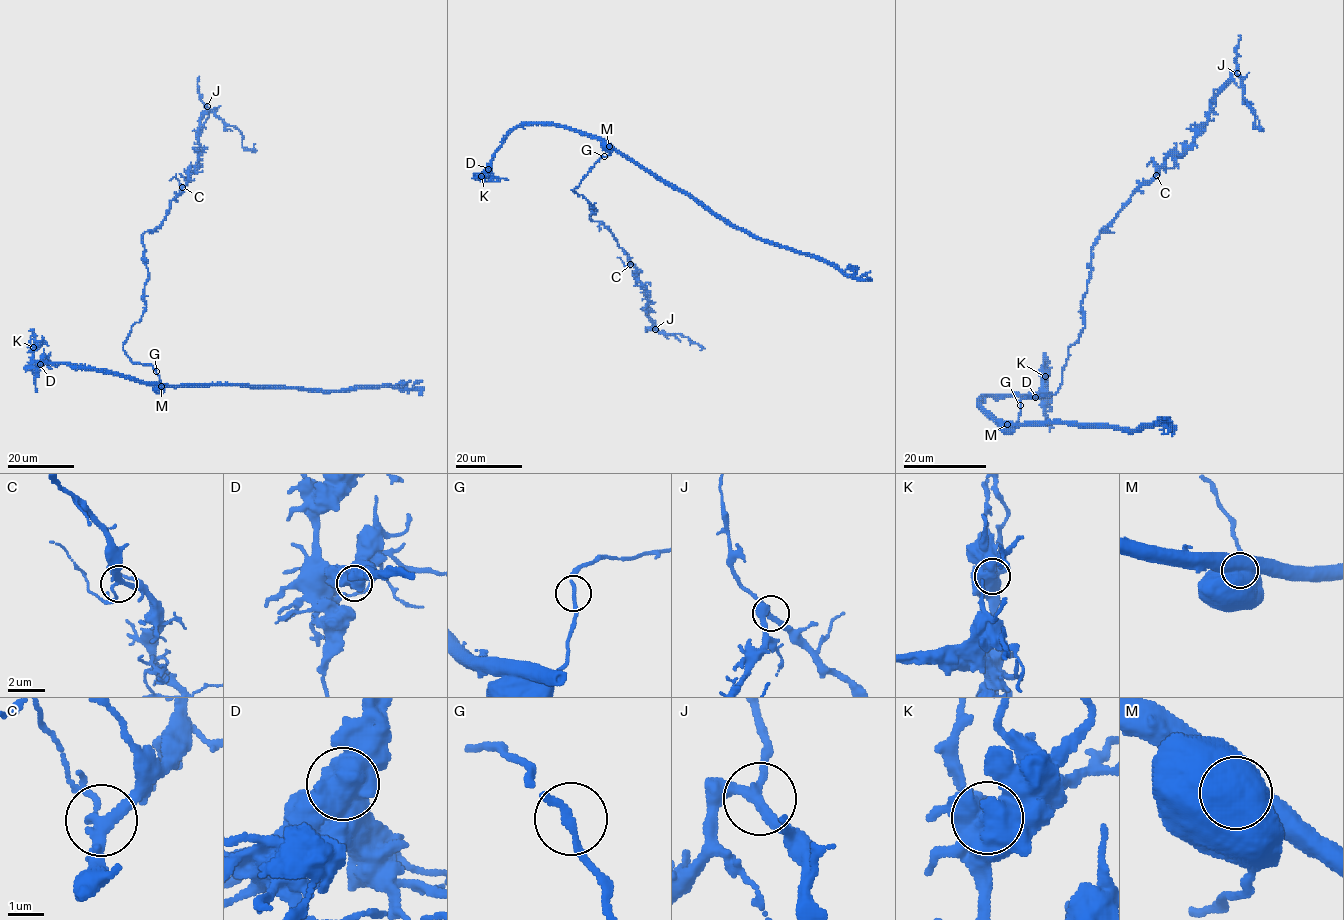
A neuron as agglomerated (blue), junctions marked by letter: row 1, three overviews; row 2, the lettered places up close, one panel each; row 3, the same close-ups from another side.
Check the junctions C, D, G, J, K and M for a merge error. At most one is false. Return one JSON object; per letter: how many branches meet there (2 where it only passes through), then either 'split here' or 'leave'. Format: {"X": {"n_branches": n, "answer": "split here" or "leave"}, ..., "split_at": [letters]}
{"C": {"n_branches": 3, "answer": "leave"}, "D": {"n_branches": 1, "answer": "leave"}, "G": {"n_branches": 2, "answer": "leave"}, "J": {"n_branches": 3, "answer": "leave"}, "K": {"n_branches": 3, "answer": "leave"}, "M": {"n_branches": 1, "answer": "split here"}, "split_at": ["M"]}

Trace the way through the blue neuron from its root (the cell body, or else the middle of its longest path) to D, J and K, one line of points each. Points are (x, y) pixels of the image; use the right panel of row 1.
D: (1008, 429), (979, 402), (986, 397), (1035, 397)
J: (1008, 429), (1022, 399), (1061, 383), (1101, 230), (1192, 145), (1237, 73)
K: (1008, 429), (979, 402), (986, 397), (1039, 395), (1044, 389), (1045, 376)

